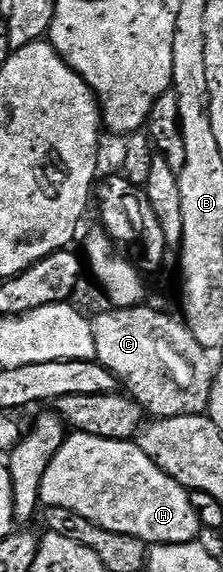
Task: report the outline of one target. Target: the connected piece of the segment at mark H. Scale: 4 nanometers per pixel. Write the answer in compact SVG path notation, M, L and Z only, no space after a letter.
M71 432L66 442L56 451L48 471L44 471L44 483L40 483L42 505L46 507L64 507L76 515L84 515L92 523L120 535L132 535L142 541L155 545L179 545L189 541L198 541L203 532L200 519L192 508L191 490L185 489L176 479L172 479L133 441L100 439L96 435L84 435Z

